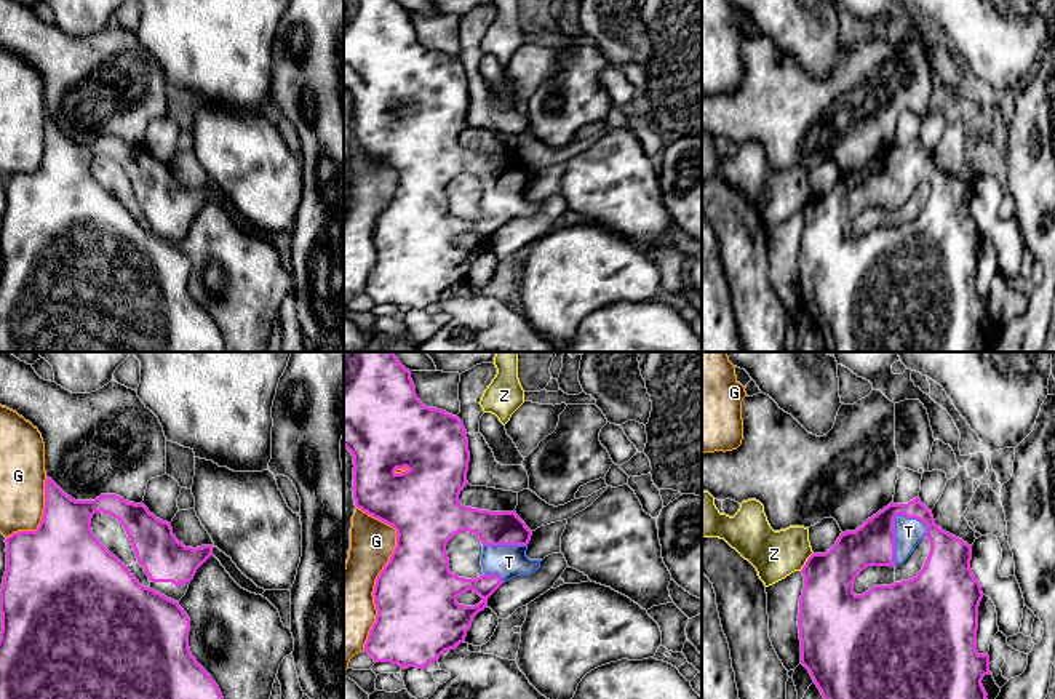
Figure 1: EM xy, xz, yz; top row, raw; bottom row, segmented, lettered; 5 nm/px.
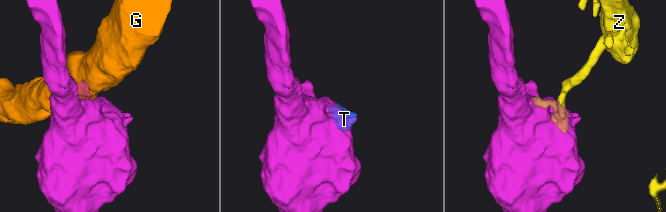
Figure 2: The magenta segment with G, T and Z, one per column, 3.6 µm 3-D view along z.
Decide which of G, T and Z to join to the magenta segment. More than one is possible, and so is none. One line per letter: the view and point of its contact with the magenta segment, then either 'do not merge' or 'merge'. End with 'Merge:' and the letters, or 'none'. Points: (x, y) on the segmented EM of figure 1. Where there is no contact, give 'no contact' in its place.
G: meets magenta in xz at (381, 571); do not merge
T: meets magenta in yz at (894, 531); merge
Z: meets magenta in yz at (806, 562); do not merge
Merge: T

